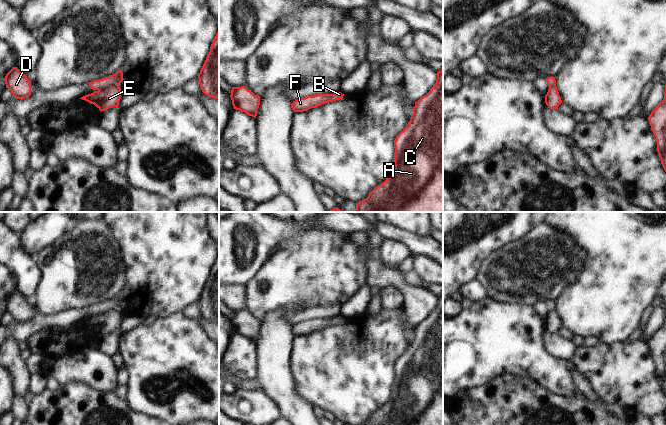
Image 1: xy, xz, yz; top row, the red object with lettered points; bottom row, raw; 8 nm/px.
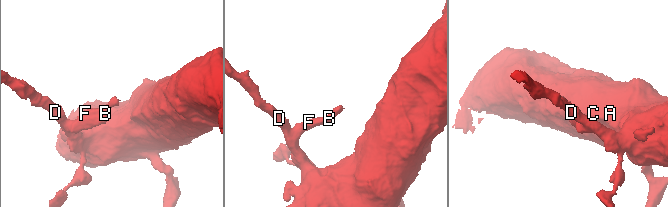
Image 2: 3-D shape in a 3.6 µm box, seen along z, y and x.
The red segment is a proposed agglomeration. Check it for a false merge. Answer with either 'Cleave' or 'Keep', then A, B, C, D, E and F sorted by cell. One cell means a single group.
Cleave. Groups: A B C D E / F.

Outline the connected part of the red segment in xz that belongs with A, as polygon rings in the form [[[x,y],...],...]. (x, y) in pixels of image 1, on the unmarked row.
[[[443,293],[431,314],[413,331],[413,338],[394,364],[394,388],[390,400],[362,425],[443,425]]]

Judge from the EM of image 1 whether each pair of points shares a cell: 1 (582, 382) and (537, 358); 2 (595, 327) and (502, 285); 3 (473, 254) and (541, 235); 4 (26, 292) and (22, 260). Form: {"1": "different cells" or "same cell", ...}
{"1": "different cells", "2": "different cells", "3": "different cells", "4": "same cell"}

